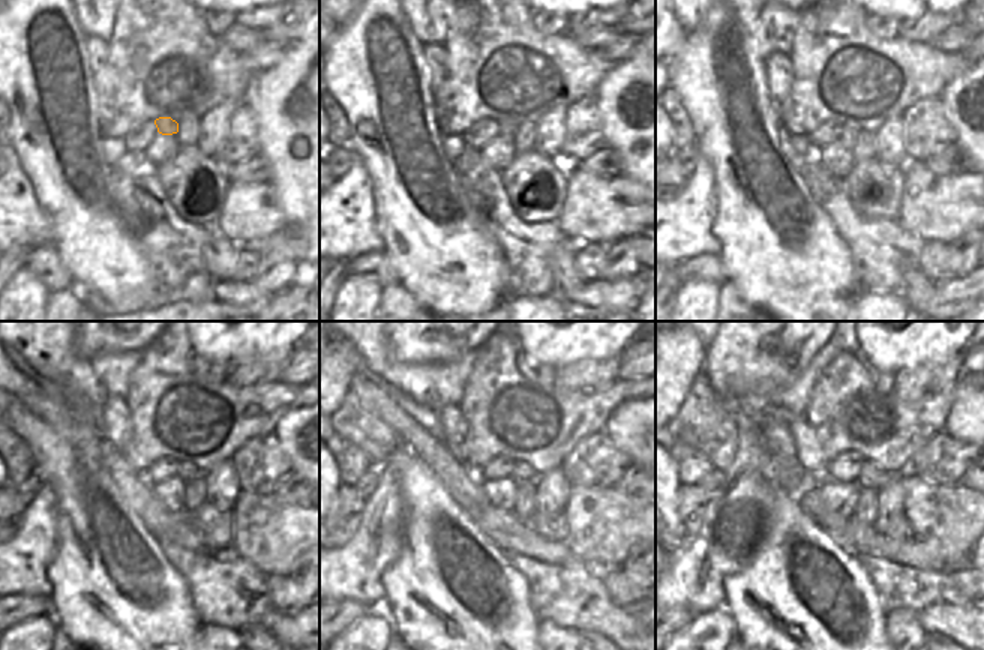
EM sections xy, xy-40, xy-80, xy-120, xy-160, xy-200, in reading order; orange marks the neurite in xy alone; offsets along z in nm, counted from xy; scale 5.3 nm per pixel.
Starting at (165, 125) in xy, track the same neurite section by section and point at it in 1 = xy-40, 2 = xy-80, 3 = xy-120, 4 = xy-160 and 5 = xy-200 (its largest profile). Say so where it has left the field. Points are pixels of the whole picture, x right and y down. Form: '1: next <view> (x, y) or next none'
1: next xy-40 (506, 126)
2: next xy-80 (845, 129)
3: next xy-120 (189, 472)
4: next xy-160 (525, 472)
5: next xy-200 (872, 476)

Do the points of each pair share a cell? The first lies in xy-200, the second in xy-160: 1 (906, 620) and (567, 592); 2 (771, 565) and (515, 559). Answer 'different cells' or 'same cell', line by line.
1: different cells
2: different cells

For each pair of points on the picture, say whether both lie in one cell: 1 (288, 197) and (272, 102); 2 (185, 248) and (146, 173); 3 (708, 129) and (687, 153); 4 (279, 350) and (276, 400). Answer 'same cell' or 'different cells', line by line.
1: same cell
2: same cell
3: different cells
4: different cells

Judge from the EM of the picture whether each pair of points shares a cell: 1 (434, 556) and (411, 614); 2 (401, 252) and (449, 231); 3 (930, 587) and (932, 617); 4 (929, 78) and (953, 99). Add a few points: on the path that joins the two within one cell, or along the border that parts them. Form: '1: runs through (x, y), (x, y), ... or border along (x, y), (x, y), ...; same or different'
1: runs through (432, 571), (410, 593), (411, 599); same
2: runs through (413, 246), (437, 243); same
3: runs through (930, 595), (929, 604), (932, 610); same
4: border along (968, 66), (944, 89), (939, 98); different

